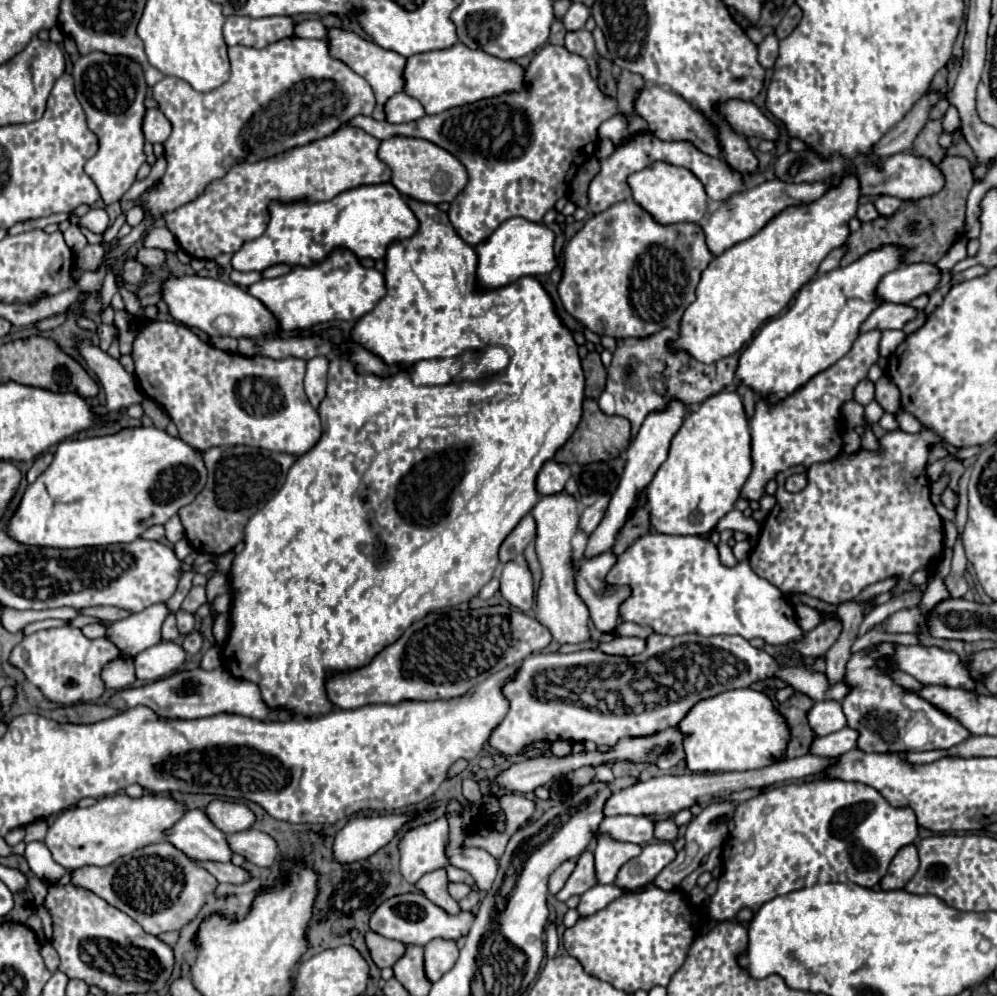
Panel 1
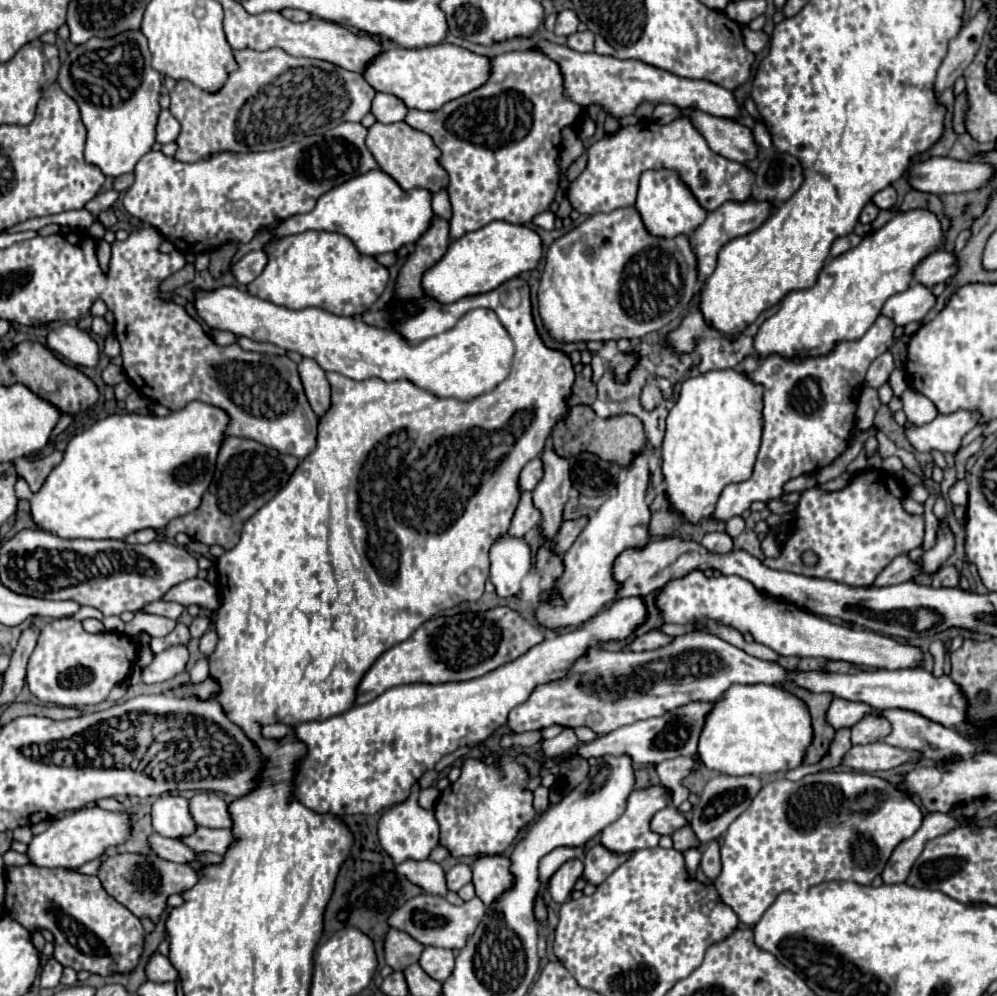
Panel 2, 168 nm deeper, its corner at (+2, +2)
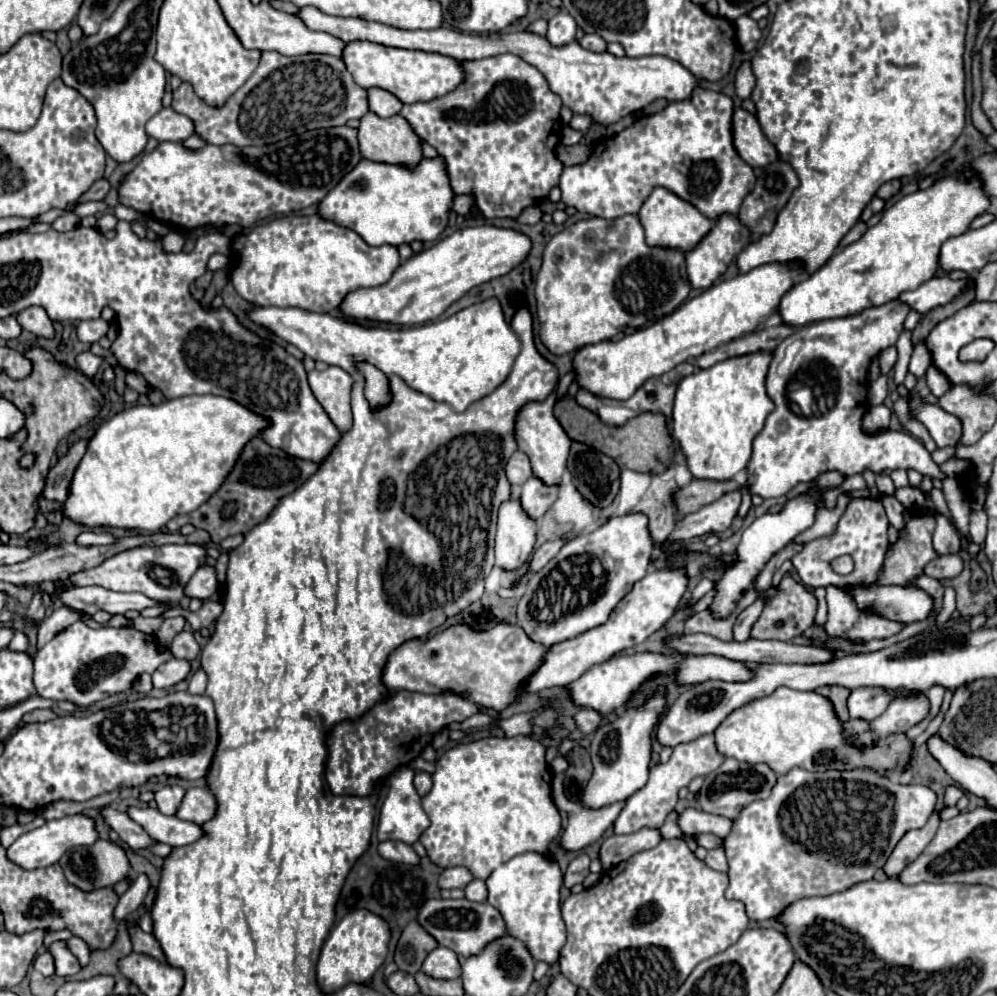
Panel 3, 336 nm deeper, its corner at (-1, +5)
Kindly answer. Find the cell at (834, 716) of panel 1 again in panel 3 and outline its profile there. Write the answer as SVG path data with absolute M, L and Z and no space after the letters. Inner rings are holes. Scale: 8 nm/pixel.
M859 687L853 689L849 699L847 699L847 709L851 719L865 719L871 721L875 717L879 717L889 701L893 699L893 693L881 687Z

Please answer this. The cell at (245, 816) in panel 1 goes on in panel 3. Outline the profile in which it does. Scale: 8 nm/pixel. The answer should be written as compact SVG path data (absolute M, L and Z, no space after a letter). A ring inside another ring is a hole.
M189 787L177 811L179 819L193 821L197 825L207 823L209 819L215 817L215 813L217 813L217 799L207 787Z

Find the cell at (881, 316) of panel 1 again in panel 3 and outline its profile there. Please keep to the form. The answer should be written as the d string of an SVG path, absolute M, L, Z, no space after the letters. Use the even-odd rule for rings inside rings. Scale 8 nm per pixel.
M935 275L927 283L923 283L919 289L901 293L899 301L905 303L905 305L909 305L919 315L925 315L931 309L935 309L939 305L945 305L953 297L957 297L969 281L971 281L971 277L961 279L961 281L951 281L947 275L943 275L943 277Z

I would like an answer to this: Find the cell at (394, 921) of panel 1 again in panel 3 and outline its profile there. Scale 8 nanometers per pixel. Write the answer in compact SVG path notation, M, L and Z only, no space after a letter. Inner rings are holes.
M427 899L417 915L419 925L437 939L439 945L449 947L461 957L469 957L479 953L489 941L505 935L505 923L501 913L491 907L487 901L473 903L467 899Z

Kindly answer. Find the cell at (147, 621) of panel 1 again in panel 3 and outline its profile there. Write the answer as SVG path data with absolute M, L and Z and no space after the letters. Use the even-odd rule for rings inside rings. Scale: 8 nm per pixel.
M199 567L197 573L185 585L185 595L189 599L207 601L217 591L217 577L213 567Z

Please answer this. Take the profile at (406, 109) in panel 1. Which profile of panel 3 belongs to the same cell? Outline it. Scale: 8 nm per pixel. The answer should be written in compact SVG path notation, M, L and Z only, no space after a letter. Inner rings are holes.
M369 89L369 109L373 113L377 113L379 117L391 117L391 115L397 115L403 107L403 103L389 91L385 89Z

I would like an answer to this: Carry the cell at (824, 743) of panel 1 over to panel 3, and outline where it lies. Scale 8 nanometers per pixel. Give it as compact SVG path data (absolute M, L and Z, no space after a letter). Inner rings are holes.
M919 693L917 697L895 697L889 703L887 711L869 723L871 733L877 739L883 739L893 733L905 733L909 727L919 723L929 711L927 695Z

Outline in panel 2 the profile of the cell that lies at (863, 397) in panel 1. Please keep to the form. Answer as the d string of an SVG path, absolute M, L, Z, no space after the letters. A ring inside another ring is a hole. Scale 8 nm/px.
M884 352L884 354L878 356L878 358L872 362L872 366L868 368L866 382L868 382L872 388L880 388L882 384L888 382L888 376L890 376L892 370L894 370L892 354L890 354L890 352Z

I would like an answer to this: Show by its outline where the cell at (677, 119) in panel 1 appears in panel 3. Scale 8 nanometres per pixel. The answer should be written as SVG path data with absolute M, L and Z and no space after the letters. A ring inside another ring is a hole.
M745 109L733 111L733 145L739 157L751 167L765 167L777 159L777 149L765 139L757 117Z

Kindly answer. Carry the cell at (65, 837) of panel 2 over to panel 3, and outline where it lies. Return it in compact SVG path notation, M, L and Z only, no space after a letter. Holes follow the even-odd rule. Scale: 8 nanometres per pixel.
M81 813L79 815L67 815L67 817L61 817L55 821L47 821L39 829L23 833L7 849L7 857L23 869L39 869L39 867L49 867L49 865L57 863L61 859L61 855L65 855L65 851L69 851L71 847L93 845L97 839L99 839L99 831L97 831L97 823L93 817L87 817Z

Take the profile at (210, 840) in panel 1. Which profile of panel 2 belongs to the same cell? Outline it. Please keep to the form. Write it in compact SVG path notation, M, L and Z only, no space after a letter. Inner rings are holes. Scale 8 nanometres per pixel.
M160 796L152 804L152 826L158 834L166 838L178 838L192 834L196 830L194 820L190 818L188 800L184 796Z

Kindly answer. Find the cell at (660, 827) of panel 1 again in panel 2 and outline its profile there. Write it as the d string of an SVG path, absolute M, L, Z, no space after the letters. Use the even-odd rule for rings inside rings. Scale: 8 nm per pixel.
M686 826L686 828L682 828L682 830L676 830L676 832L672 834L672 840L674 840L674 848L680 850L680 852L684 852L684 850L688 850L688 848L698 848L700 852L706 850L706 844L702 844L702 842L696 838L696 834L694 834L694 830L692 830L690 826Z

